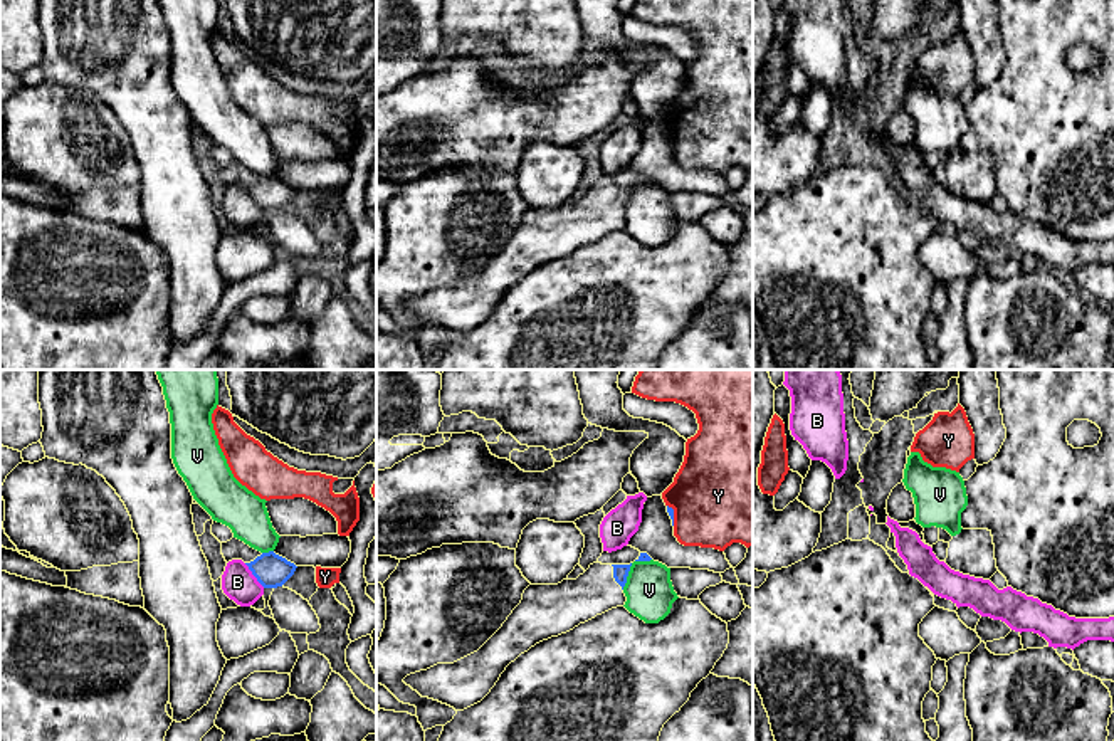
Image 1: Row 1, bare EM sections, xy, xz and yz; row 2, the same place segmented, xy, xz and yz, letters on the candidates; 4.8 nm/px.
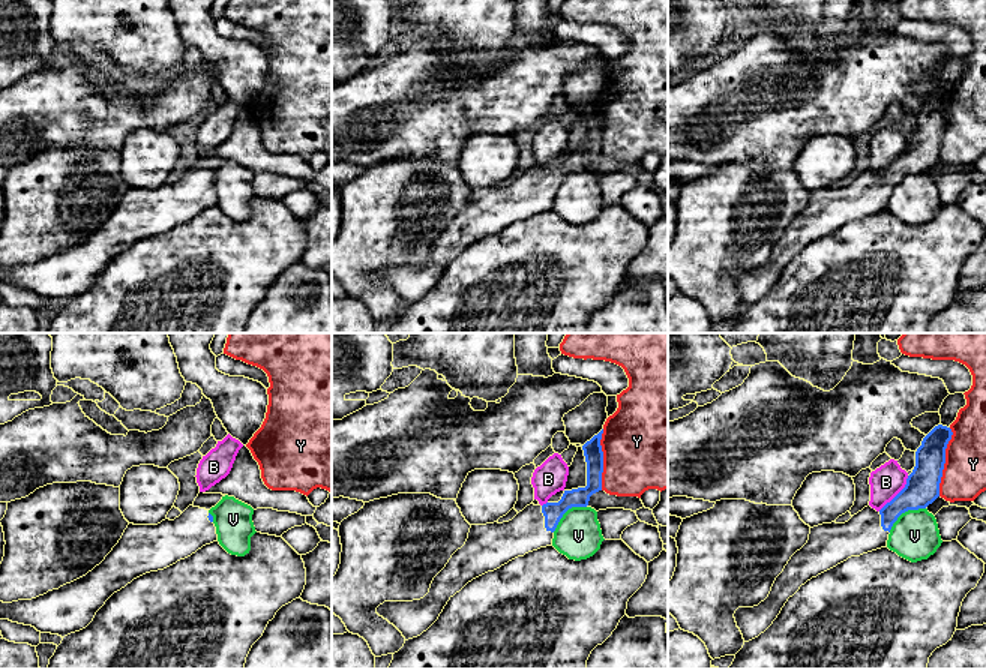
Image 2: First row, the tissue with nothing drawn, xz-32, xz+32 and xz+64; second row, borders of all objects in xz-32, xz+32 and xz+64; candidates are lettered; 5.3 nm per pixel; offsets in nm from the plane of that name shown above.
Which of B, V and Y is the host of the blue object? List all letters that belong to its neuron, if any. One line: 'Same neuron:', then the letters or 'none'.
Same neuron: none

